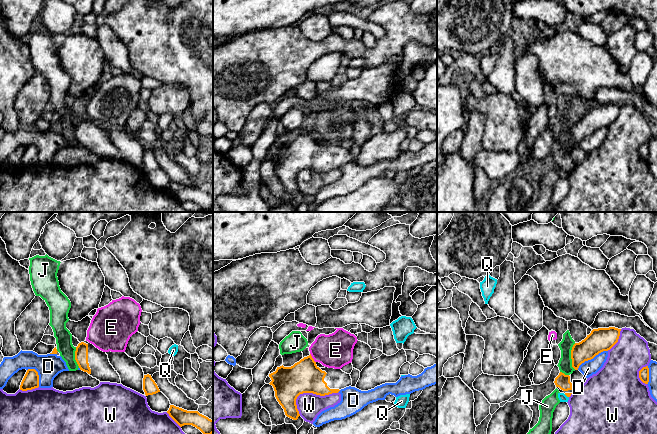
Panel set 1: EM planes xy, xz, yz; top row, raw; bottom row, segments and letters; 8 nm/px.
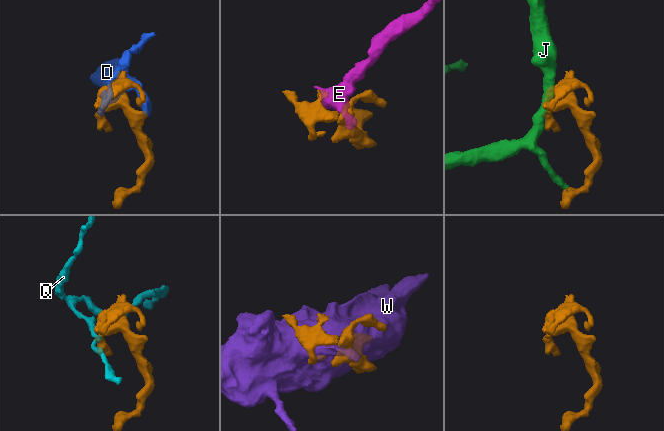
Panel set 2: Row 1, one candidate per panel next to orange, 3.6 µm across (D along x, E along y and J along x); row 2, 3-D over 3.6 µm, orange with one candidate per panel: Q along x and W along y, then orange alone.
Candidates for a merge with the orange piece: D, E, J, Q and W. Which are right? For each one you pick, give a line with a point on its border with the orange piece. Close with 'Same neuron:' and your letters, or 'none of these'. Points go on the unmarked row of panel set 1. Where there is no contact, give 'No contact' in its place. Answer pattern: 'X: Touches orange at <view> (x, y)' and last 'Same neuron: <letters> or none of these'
Same neuron: none of these

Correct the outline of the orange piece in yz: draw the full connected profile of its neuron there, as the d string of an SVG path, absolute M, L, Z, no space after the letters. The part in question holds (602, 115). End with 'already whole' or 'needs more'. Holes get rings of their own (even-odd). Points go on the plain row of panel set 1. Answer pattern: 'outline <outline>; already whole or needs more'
outline M615 103L593 105L587 113L575 119L571 126L572 143L578 146L585 137L603 127L610 126L617 118L621 105Z; already whole

